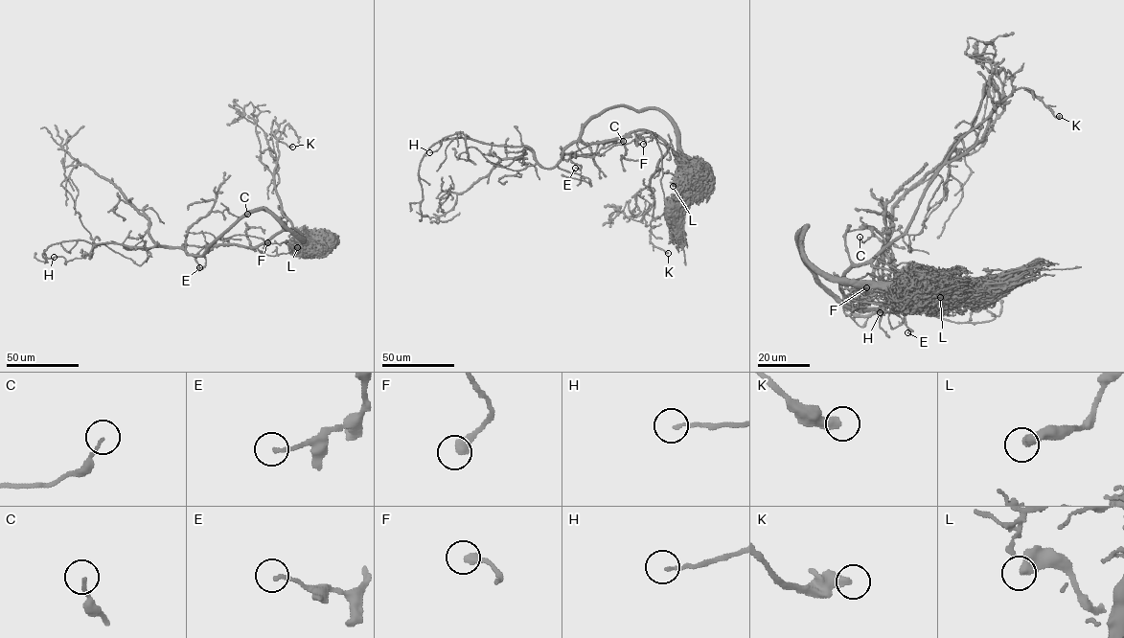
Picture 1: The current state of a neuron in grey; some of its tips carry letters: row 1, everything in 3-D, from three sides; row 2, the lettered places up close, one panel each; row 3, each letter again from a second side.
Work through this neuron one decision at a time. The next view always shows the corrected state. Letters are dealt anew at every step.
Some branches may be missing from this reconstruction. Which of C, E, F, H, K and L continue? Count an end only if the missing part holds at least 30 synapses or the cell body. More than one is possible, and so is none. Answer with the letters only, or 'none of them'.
none of them

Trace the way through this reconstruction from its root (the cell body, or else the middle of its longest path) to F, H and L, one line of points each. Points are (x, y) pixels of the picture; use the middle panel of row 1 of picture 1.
F: (590, 144), (599, 144), (597, 154), (640, 136), (645, 141), (643, 144)
H: (590, 144), (575, 141), (550, 168), (527, 147), (483, 144), (459, 131), (429, 152)
L: (590, 144), (623, 138), (638, 130), (651, 131), (671, 148), (678, 166), (675, 175), (678, 188), (673, 186)

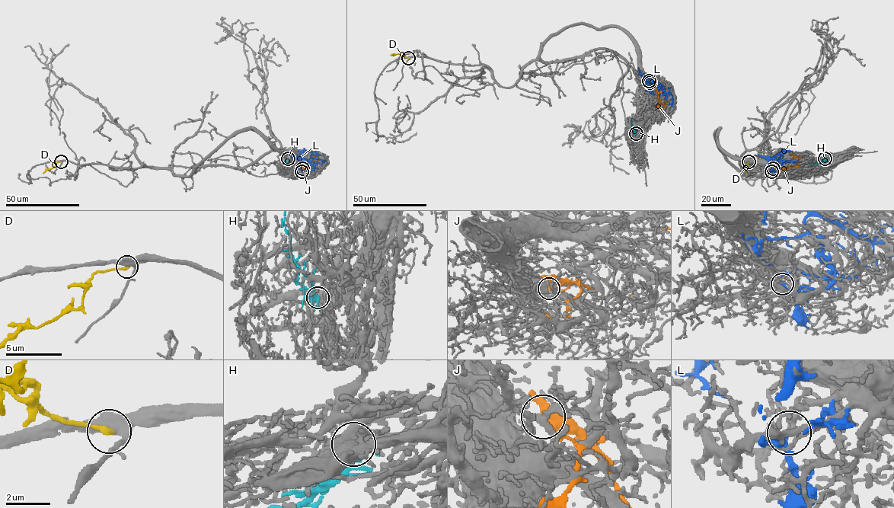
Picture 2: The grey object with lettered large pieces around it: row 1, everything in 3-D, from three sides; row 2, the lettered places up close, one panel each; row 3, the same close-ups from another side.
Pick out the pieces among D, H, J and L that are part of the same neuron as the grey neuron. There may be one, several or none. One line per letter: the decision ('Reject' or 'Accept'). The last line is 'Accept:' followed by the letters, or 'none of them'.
D: Reject
H: Accept
J: Reject
L: Reject
Accept: H

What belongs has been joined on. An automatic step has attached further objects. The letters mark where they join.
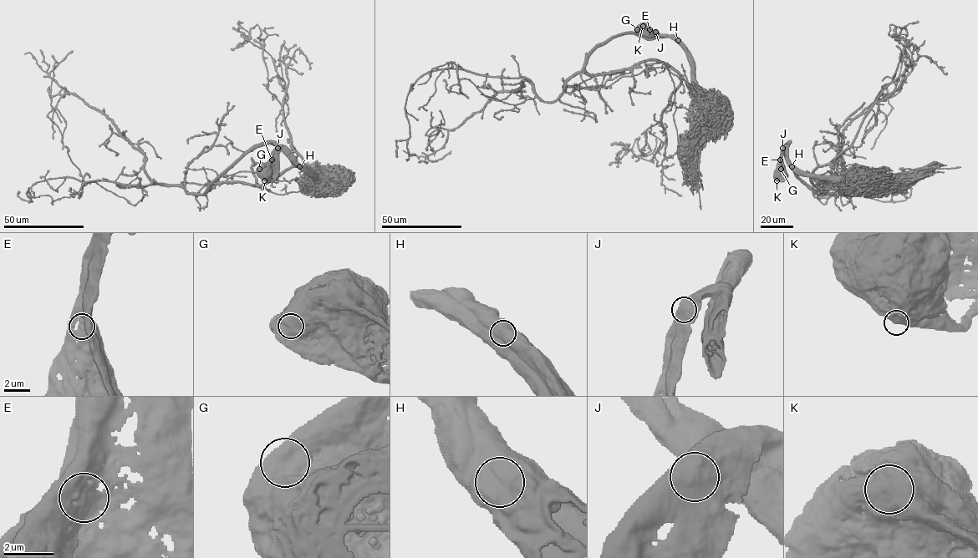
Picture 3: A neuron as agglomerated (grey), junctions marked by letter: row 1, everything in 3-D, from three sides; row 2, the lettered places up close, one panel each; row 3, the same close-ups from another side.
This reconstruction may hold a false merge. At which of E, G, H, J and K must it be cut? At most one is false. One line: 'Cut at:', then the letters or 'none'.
Cut at: none

